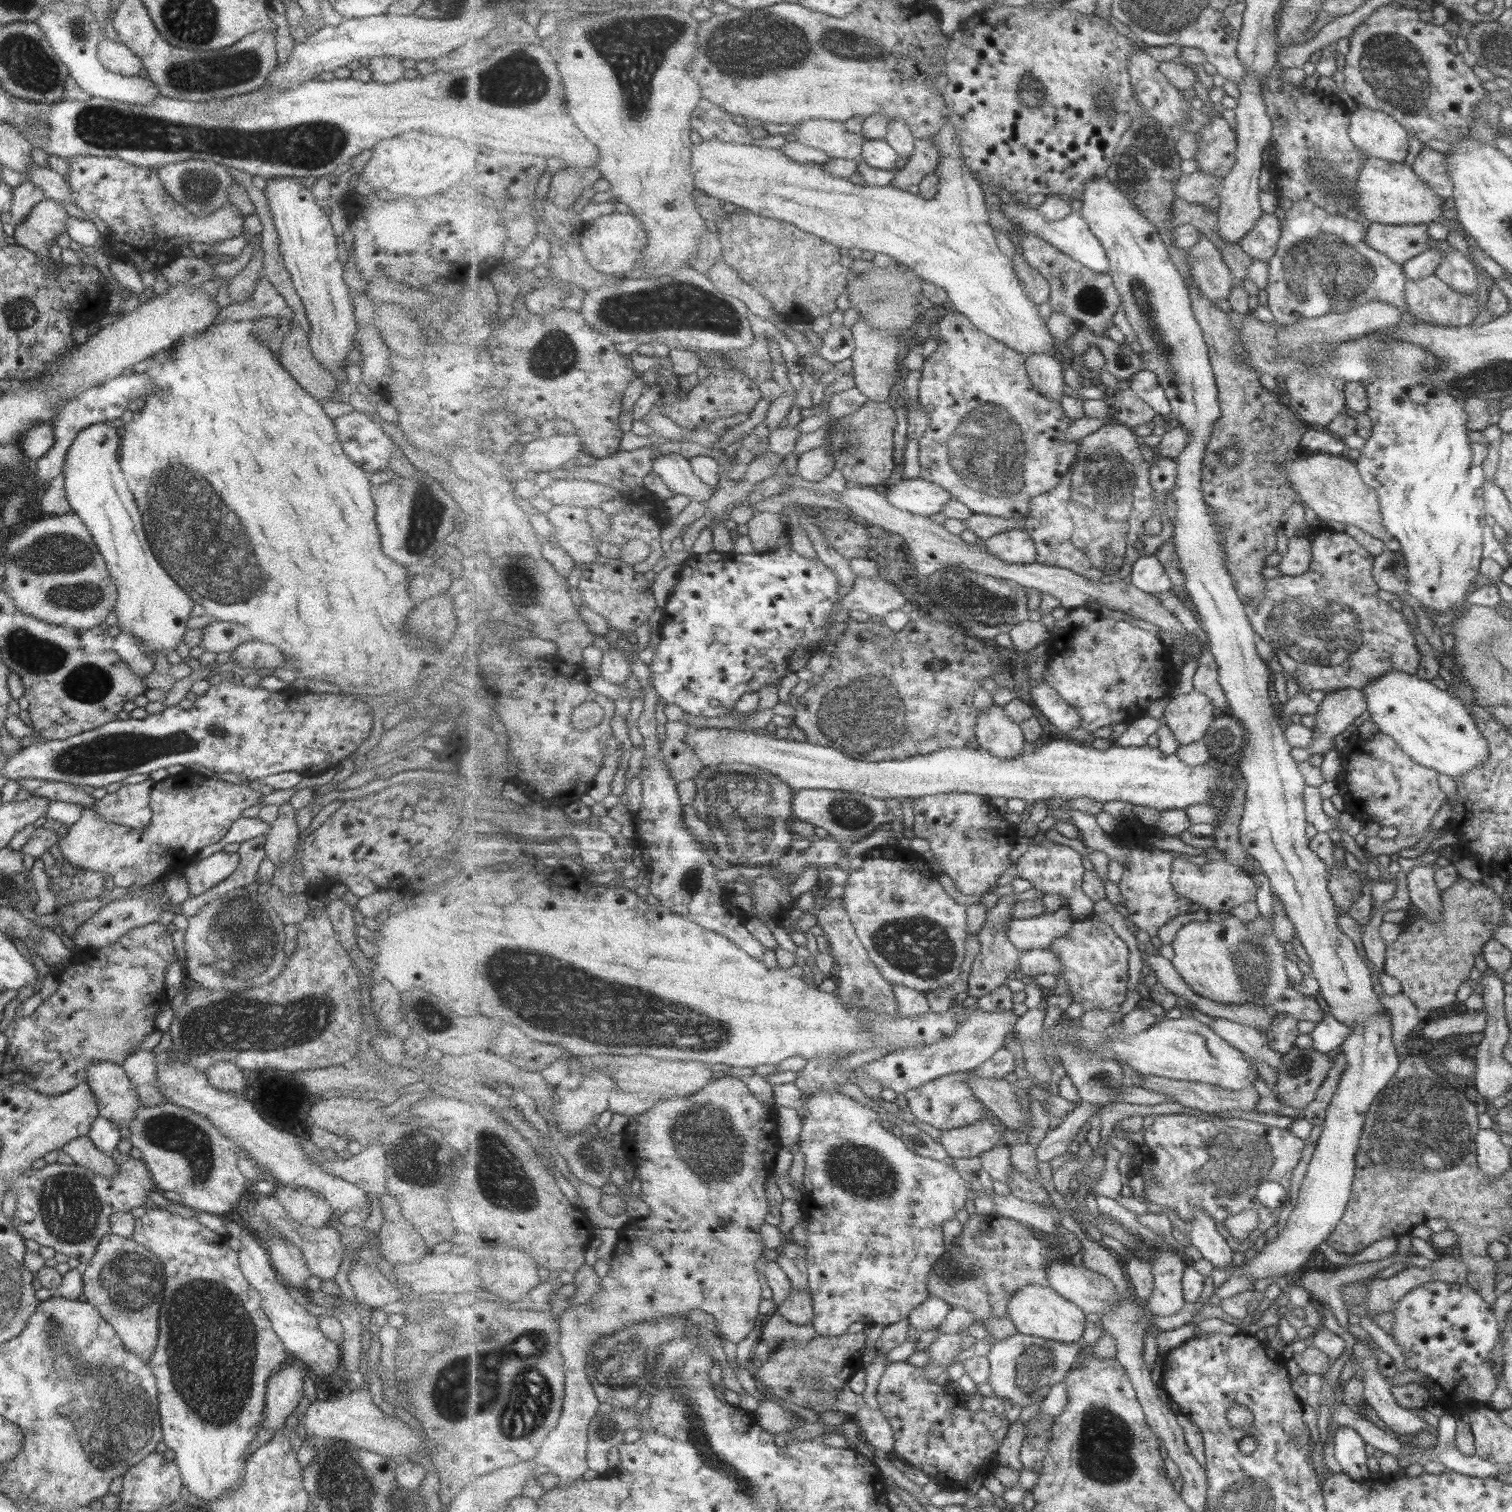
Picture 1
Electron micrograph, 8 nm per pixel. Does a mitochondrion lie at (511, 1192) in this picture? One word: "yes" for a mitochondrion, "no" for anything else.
yes

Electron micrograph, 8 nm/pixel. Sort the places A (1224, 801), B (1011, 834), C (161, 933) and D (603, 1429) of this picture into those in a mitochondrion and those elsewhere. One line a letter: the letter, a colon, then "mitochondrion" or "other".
A: mitochondrion
B: other
C: other
D: other

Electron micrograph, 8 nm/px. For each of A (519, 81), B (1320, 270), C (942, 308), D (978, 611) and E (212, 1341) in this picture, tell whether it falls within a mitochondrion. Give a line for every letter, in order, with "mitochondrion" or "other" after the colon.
A: mitochondrion
B: mitochondrion
C: other
D: mitochondrion
E: mitochondrion

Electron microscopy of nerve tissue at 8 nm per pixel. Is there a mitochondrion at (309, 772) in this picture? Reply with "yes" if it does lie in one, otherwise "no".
no

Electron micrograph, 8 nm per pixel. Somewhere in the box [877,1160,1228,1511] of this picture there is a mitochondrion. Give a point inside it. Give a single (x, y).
(1104, 1454)

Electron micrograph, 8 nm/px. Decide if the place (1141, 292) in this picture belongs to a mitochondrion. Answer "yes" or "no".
yes

